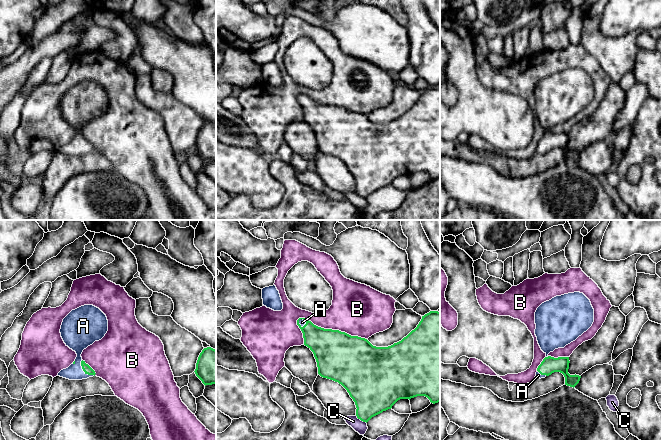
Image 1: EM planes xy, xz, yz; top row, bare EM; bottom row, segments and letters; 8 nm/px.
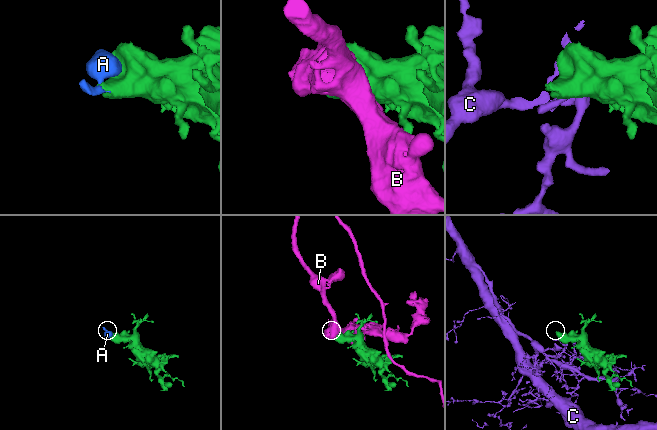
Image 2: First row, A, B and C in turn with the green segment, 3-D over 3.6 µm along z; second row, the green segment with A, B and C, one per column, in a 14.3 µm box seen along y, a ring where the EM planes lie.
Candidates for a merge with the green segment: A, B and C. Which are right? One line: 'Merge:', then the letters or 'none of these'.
Merge: A

